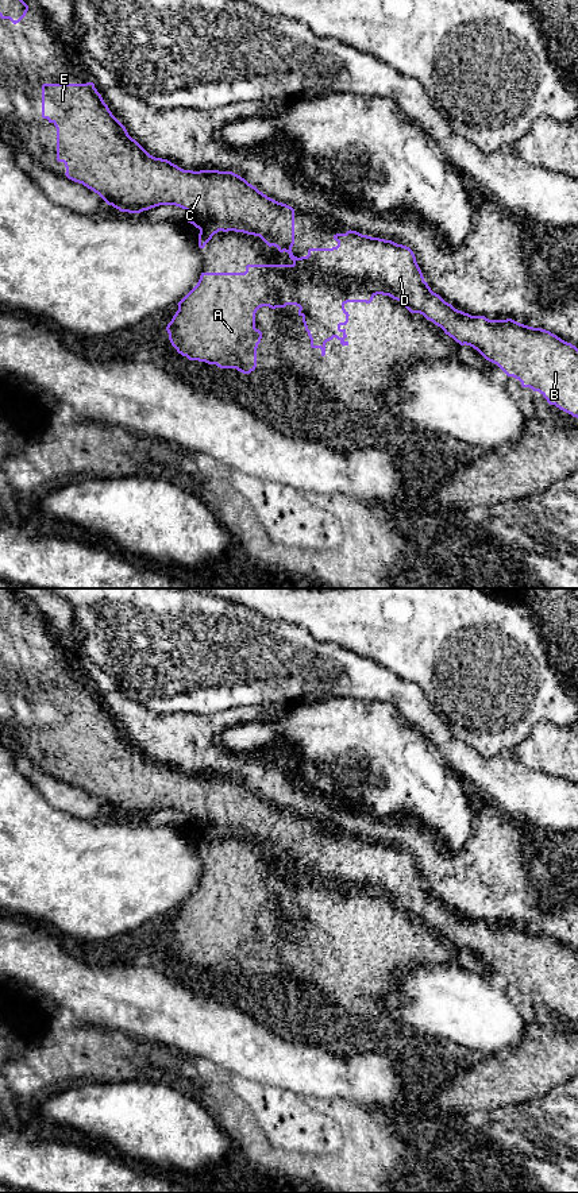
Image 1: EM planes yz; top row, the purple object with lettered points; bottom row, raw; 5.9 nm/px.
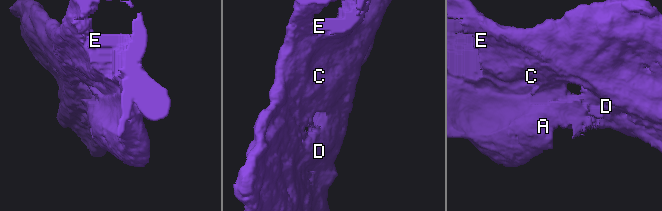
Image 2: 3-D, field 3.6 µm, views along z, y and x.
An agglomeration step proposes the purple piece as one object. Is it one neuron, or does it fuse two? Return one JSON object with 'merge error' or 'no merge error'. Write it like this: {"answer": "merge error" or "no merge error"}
{"answer": "merge error"}

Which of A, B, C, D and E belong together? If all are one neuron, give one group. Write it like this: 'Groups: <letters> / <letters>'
Groups: A / B C D E

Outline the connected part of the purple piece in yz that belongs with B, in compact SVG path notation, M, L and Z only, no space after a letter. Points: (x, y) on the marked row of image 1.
M93 82L43 84L42 117L57 128L57 161L65 163L65 175L97 193L108 205L128 213L176 205L189 212L188 223L200 231L211 228L259 236L269 247L288 252L293 267L309 273L312 278L385 289L411 313L423 314L456 343L473 347L508 377L519 379L523 387L539 391L550 405L578 418L578 348L542 328L512 318L489 320L455 309L431 290L409 247L350 229L334 235L336 247L309 248L307 256L294 256L292 206L267 197L232 171L184 170L167 159L150 155L112 115Z

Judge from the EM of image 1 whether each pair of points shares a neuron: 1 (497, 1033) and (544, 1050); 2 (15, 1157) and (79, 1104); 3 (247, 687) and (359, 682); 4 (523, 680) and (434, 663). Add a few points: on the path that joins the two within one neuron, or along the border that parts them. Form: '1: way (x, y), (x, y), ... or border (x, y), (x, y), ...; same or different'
1: border (530, 1020), (523, 1039), (516, 1046), (492, 1056); different
2: border (26, 1107), (29, 1123), (34, 1128), (47, 1132); different
3: way (276, 683), (331, 682); same
4: way (501, 680), (494, 680), (477, 663), (455, 663); same

